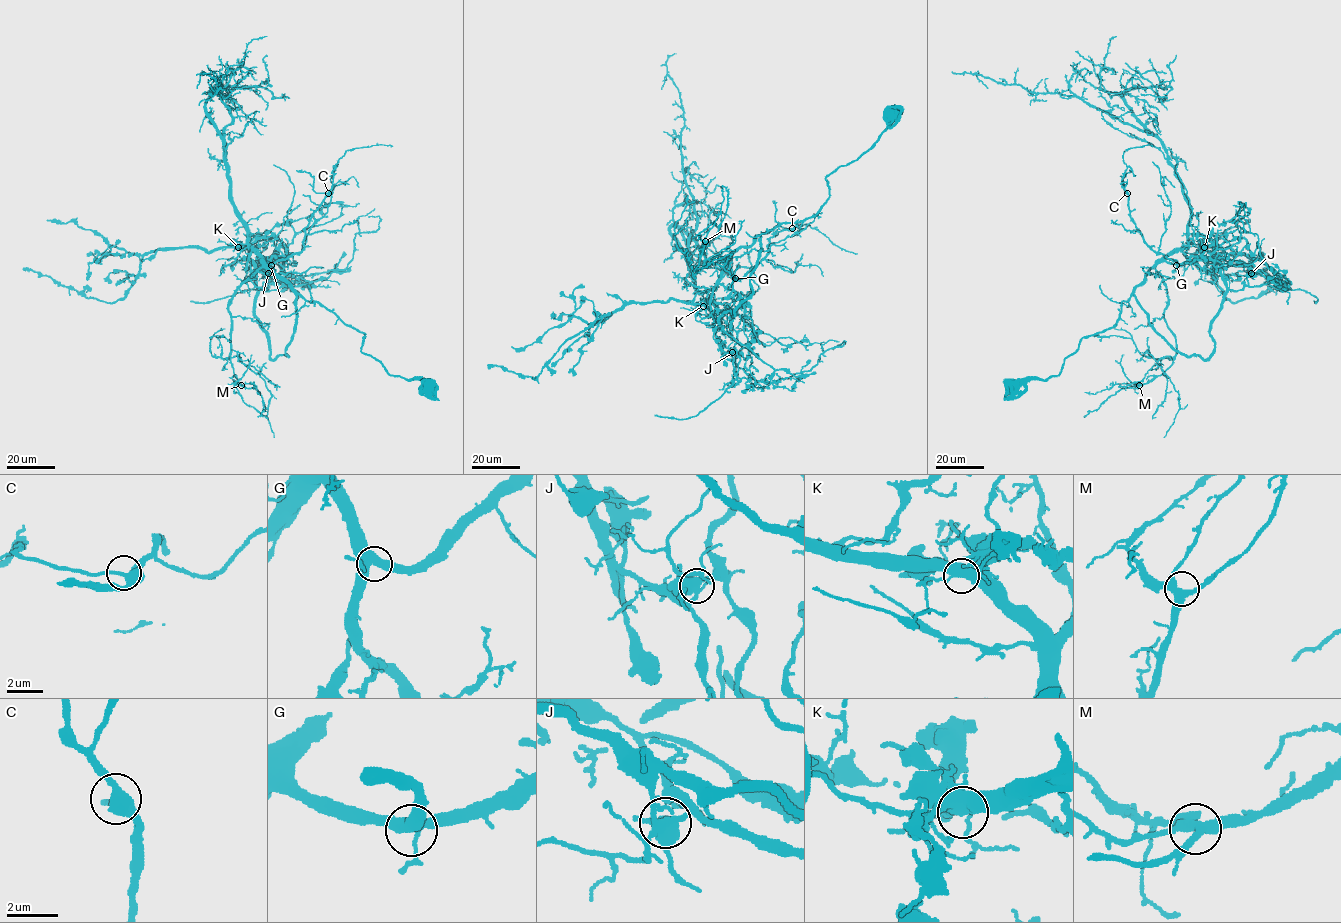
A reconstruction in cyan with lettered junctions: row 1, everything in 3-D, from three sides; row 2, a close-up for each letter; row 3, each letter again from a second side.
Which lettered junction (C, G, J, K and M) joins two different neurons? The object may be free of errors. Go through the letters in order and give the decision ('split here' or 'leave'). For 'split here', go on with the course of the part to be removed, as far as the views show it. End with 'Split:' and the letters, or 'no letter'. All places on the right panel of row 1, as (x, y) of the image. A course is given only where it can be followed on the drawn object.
C: leave
G: leave
J: split here; foreign part runs (1251, 273), (1251, 268), (1260, 270), (1272, 276), (1282, 288), (1305, 290), (1318, 299), (1313, 301)
K: leave
M: leave
Split: J

